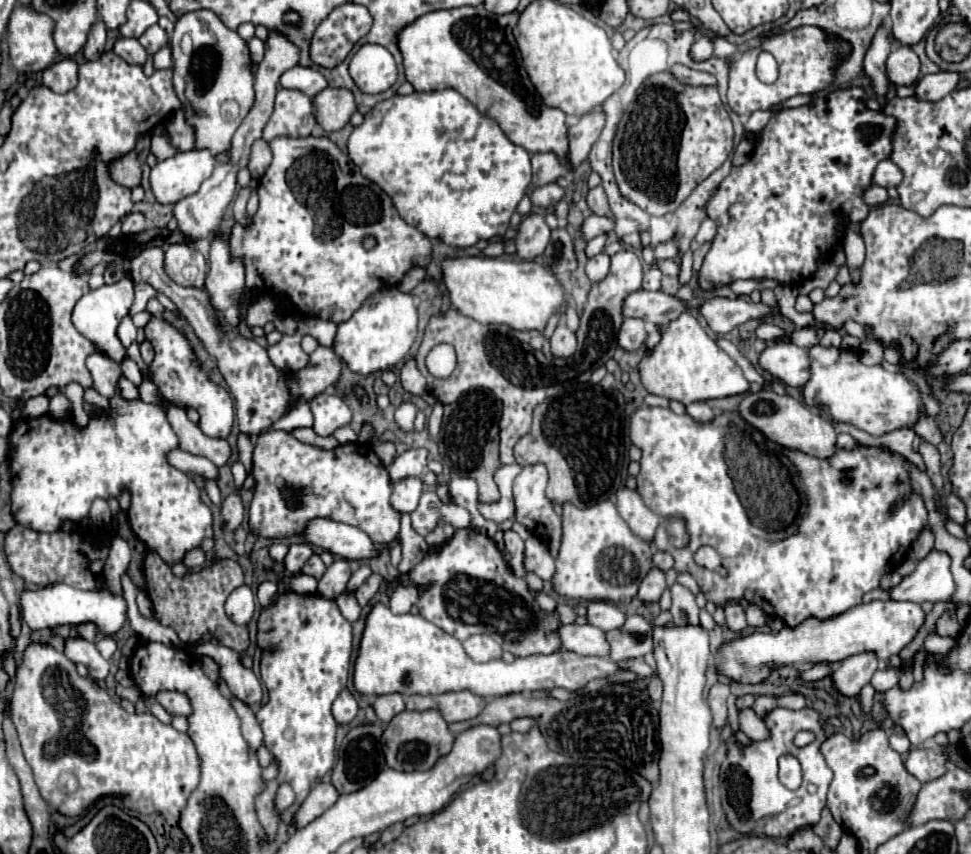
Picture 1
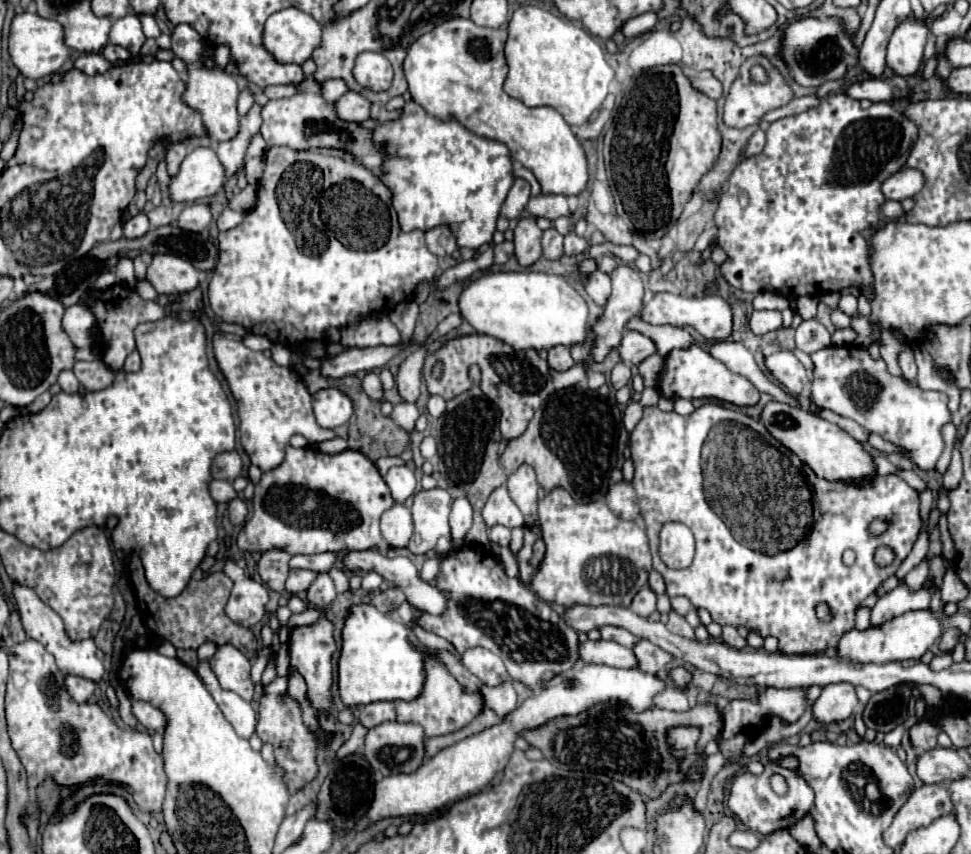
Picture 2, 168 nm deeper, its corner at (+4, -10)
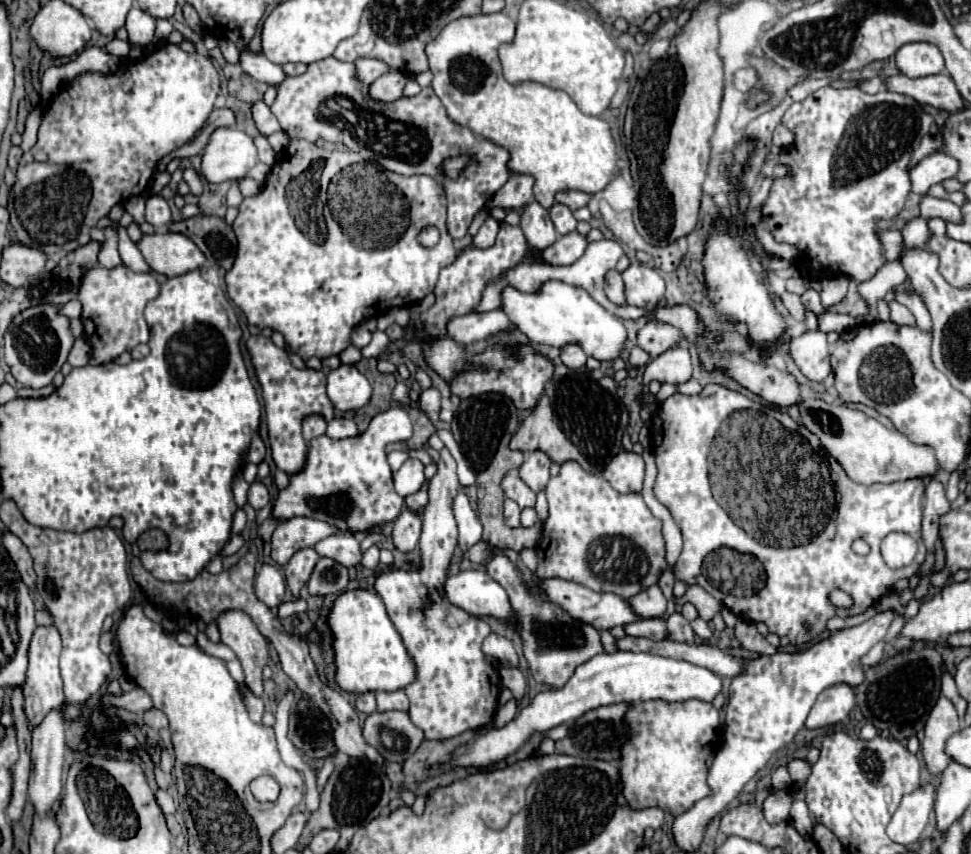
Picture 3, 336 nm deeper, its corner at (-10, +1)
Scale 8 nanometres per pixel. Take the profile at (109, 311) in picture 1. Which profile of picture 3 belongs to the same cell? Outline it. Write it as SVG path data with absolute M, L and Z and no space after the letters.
M71 299L67 305L63 305L63 307L61 307L61 313L63 313L63 315L67 315L69 319L81 319L83 309L81 309L81 303L79 303L77 299Z

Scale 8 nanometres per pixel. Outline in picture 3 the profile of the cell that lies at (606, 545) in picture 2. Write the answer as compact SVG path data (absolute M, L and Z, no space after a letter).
M567 461L561 465L561 473L549 479L545 495L549 501L549 519L543 525L541 539L535 547L539 557L537 575L541 579L559 577L585 585L593 591L619 593L627 599L659 581L659 575L667 569L665 539L661 533L661 521L649 511L641 495L623 495L611 489L607 479L603 479L601 475L595 477L585 473L575 461Z

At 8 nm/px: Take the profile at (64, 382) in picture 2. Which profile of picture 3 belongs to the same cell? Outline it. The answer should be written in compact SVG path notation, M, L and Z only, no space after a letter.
M77 339L73 349L71 349L71 353L69 353L71 367L85 367L85 365L89 365L89 351L91 351L89 343L85 339Z

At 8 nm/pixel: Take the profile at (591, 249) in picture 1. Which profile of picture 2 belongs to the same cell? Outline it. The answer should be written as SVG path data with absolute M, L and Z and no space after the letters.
M493 272L477 278L467 286L459 298L459 308L463 318L481 334L493 336L517 350L549 350L555 346L575 346L583 344L587 338L587 304L577 294L577 290L563 278L547 272Z

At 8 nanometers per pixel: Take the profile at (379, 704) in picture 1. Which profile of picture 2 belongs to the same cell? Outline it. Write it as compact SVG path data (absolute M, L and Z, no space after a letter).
M373 702L373 704L361 706L361 710L359 710L359 722L365 728L373 728L387 720L395 720L395 704L393 702Z

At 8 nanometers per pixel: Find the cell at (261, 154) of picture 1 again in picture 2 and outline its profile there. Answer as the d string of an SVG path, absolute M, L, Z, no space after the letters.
M251 158L251 160L247 160L247 164L245 164L247 182L249 184L257 184L257 180L263 176L263 168L265 168L263 158Z

